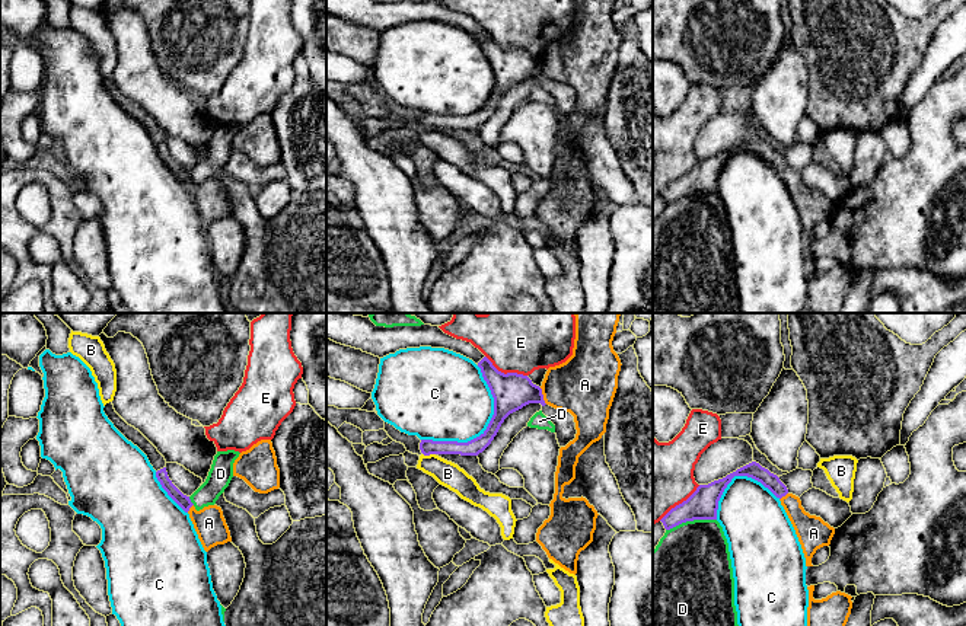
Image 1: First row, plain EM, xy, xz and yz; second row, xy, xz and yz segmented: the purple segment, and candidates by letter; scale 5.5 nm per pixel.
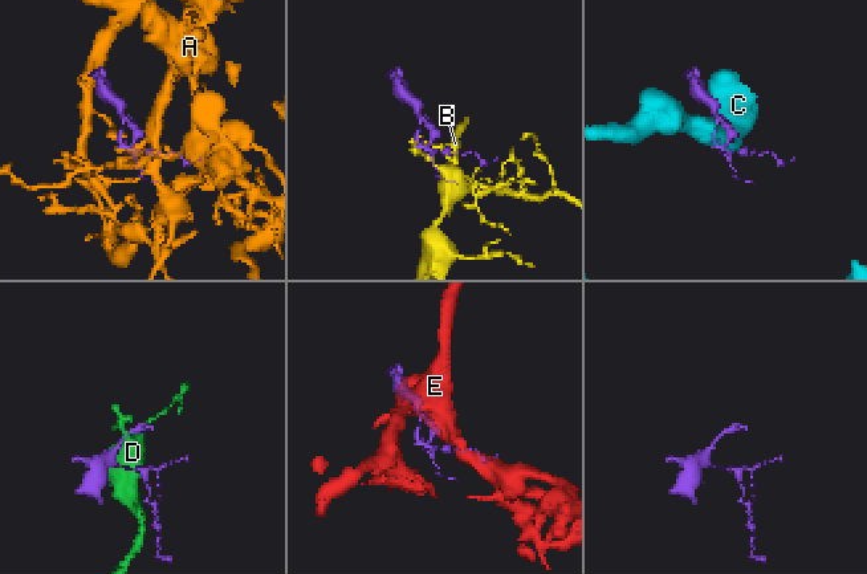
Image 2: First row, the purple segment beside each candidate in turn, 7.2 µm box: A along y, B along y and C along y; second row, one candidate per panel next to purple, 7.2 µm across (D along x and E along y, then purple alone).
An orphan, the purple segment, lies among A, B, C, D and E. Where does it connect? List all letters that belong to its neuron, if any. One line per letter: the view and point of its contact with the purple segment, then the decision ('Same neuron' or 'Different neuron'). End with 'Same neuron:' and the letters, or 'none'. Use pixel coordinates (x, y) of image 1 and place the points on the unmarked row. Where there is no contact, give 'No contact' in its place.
A: Touches purple at xz (542, 70). Different neuron
B: Touches purple at xz (429, 128). Different neuron
C: Touches purple at xz (485, 104). Different neuron
D: Touches purple at yz (691, 194). Different neuron
E: Touches purple at xz (507, 47). Different neuron
Same neuron: none

